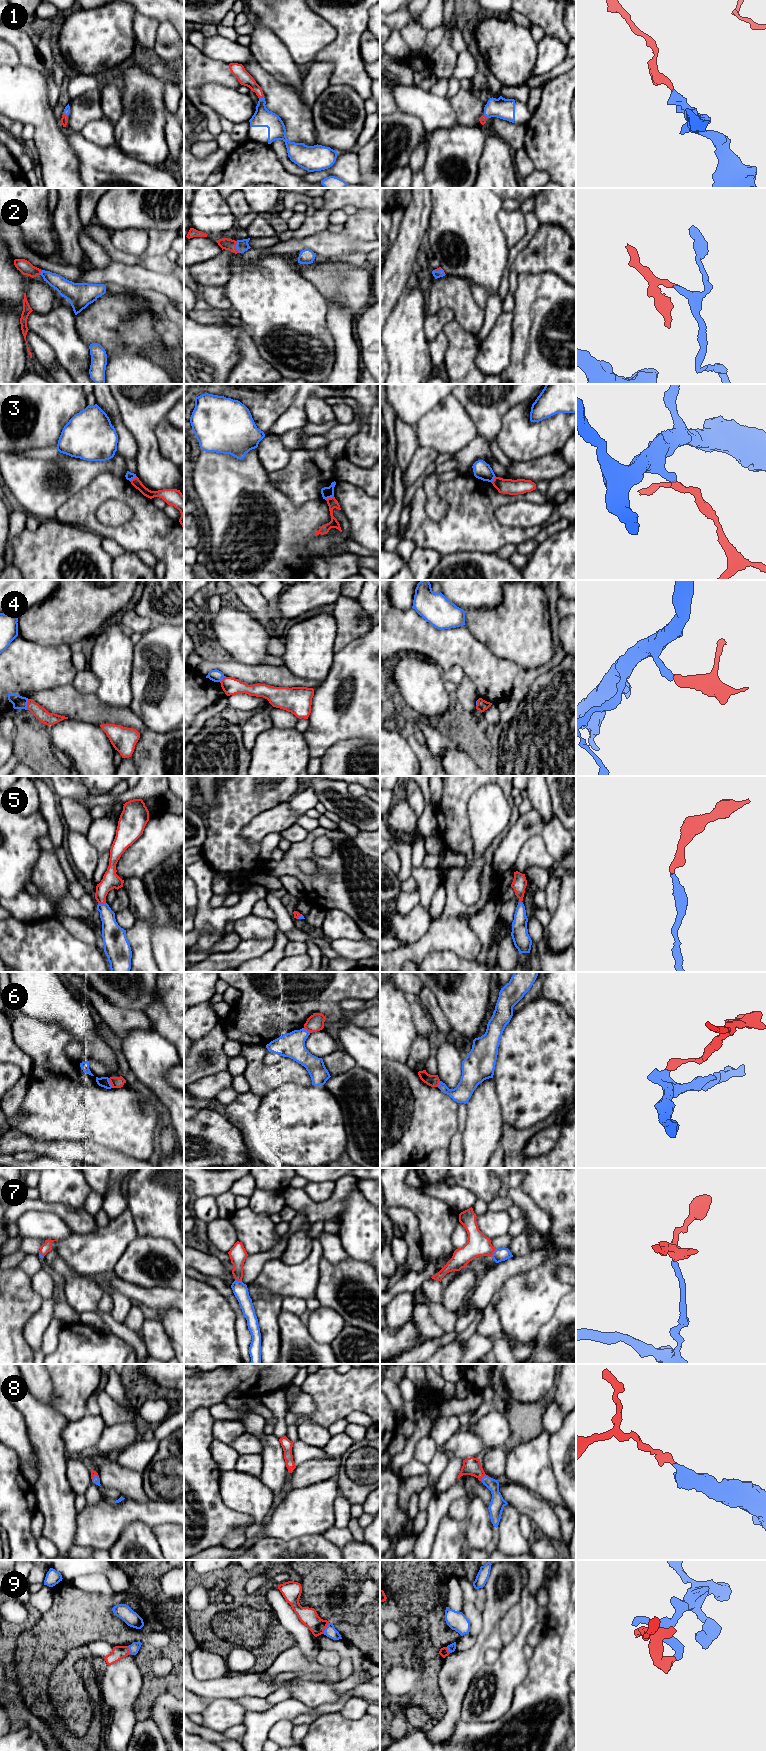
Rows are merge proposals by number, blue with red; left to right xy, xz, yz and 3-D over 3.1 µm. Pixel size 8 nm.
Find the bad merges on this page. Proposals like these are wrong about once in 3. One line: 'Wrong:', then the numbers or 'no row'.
Wrong: 3, 4, 6, 9

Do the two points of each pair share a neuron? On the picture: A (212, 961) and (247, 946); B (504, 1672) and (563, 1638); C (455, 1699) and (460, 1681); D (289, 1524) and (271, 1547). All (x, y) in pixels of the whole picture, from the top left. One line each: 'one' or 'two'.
A: one
B: two
C: one
D: two

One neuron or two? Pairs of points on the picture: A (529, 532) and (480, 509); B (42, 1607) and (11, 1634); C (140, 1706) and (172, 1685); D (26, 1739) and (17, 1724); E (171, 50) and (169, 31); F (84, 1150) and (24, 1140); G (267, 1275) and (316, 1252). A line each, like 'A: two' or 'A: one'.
A: one
B: two
C: one
D: two
E: one
F: one
G: one

